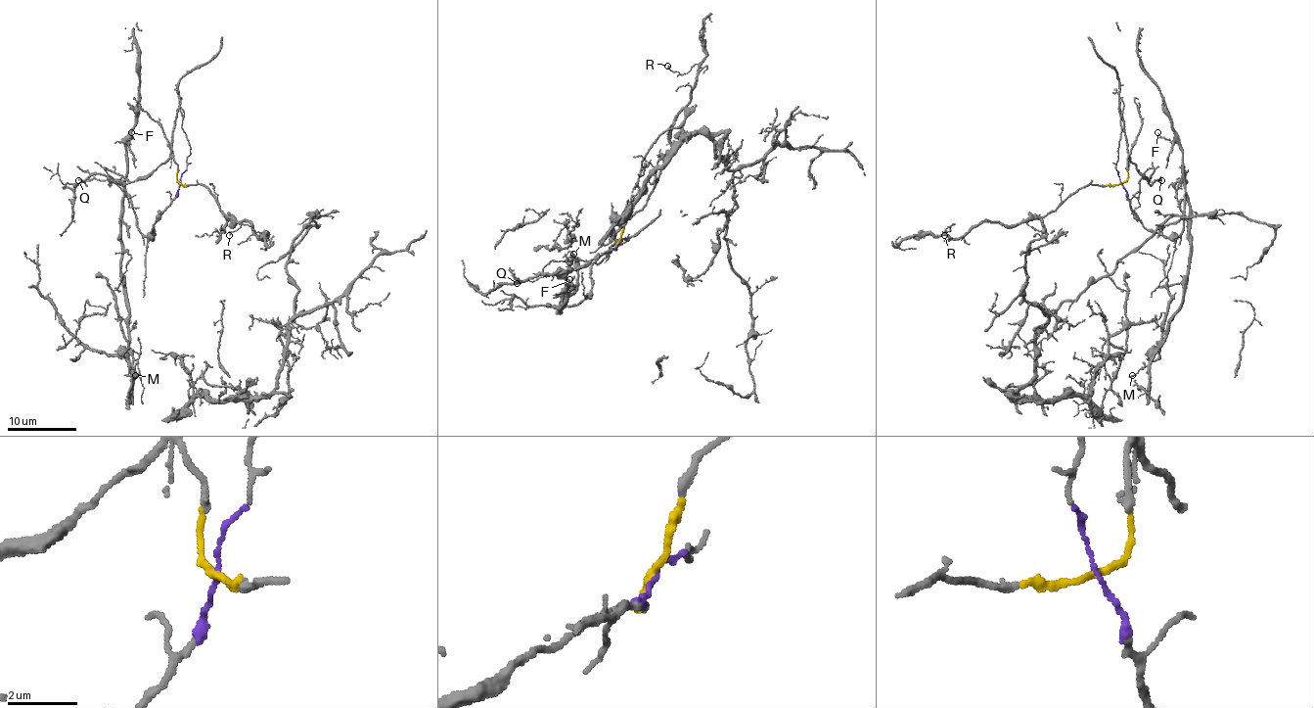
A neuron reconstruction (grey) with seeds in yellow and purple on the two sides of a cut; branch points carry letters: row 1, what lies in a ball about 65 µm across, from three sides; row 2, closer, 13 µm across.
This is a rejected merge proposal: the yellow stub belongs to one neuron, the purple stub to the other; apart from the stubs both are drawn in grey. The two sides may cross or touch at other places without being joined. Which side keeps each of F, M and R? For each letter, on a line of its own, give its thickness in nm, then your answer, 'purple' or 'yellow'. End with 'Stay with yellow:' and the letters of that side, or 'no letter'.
F: calibre 150 nm; purple
M: calibre 130 nm; purple
R: calibre 150 nm; yellow
Stay with yellow: R

